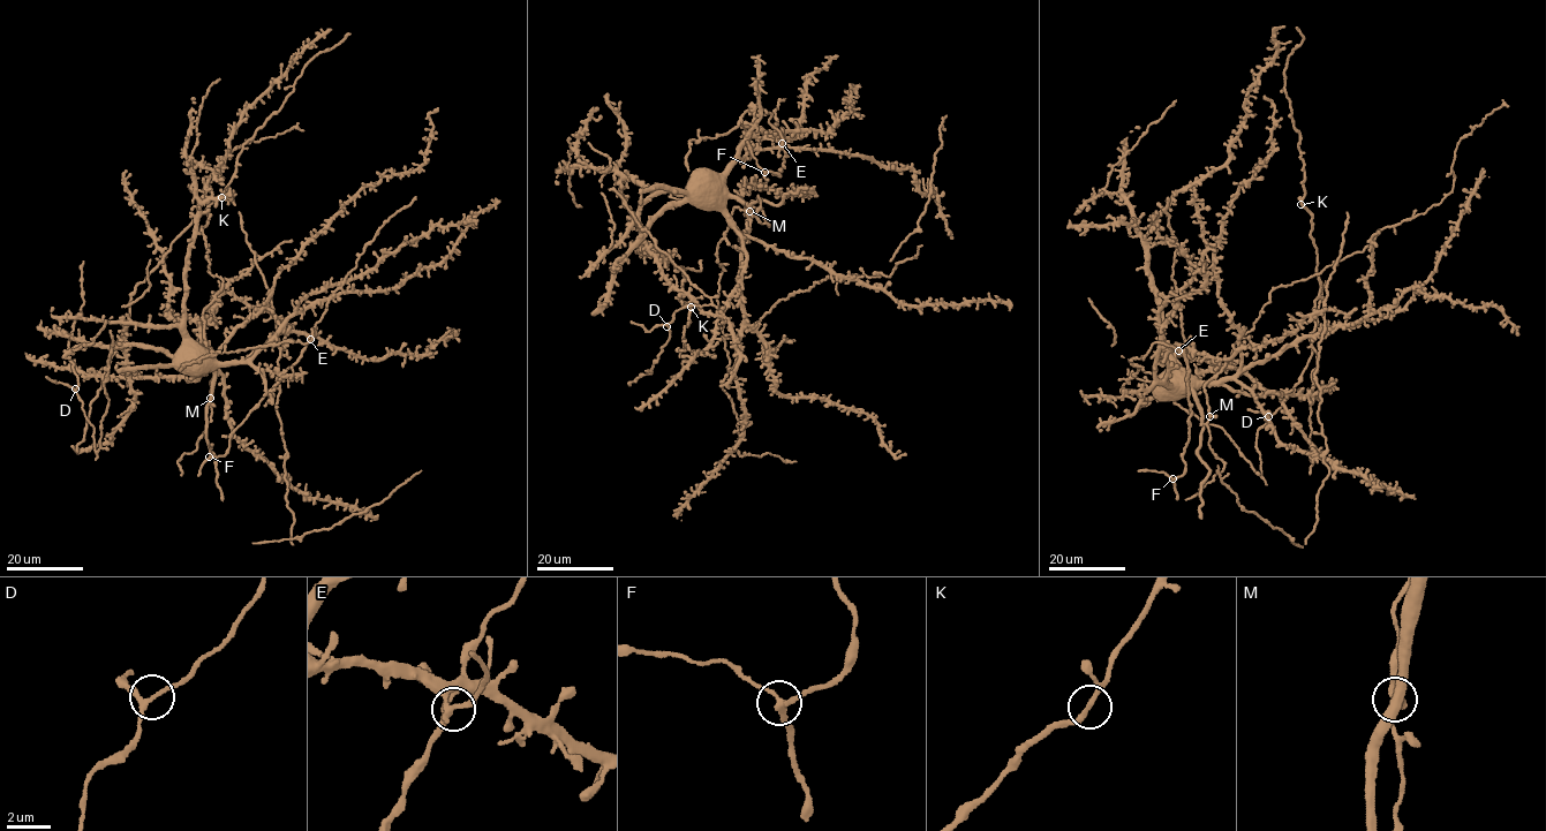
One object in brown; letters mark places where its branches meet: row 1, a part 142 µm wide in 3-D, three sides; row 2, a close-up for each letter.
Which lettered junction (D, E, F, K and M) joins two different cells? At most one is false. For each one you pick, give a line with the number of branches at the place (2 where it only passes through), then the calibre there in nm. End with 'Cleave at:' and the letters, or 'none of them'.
Cleave at: none of them

